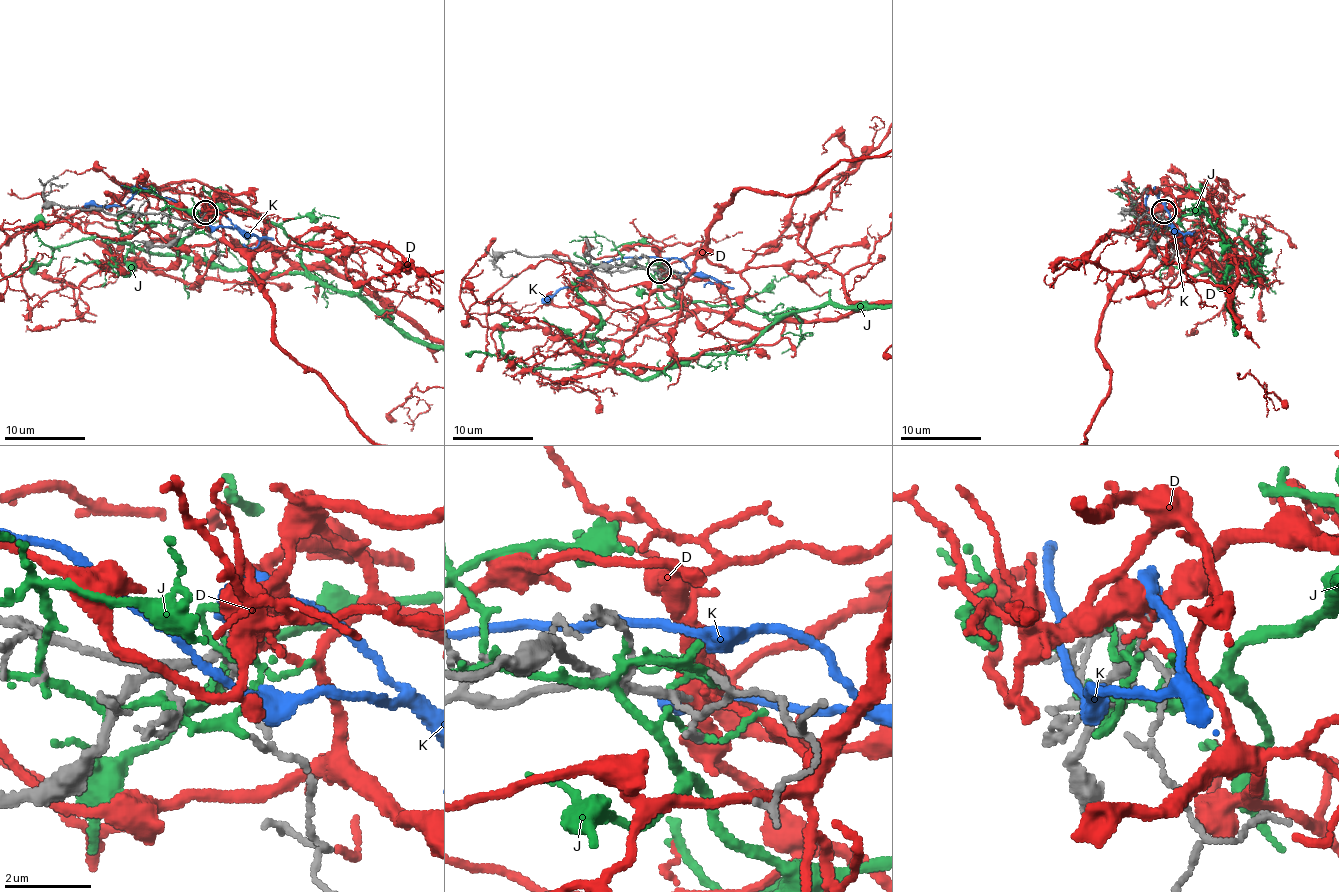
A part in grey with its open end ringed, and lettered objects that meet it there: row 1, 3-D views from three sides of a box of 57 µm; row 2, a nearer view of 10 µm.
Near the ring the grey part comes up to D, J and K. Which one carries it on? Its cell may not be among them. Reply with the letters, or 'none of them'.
D

